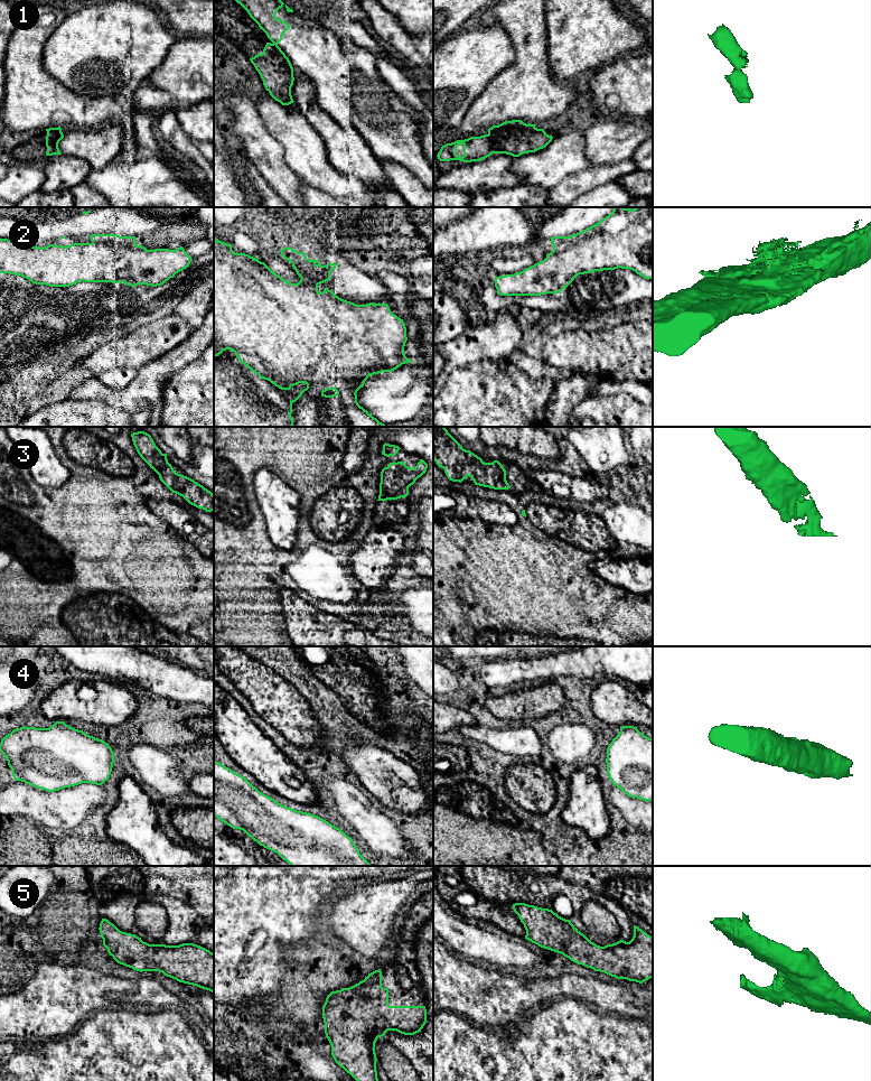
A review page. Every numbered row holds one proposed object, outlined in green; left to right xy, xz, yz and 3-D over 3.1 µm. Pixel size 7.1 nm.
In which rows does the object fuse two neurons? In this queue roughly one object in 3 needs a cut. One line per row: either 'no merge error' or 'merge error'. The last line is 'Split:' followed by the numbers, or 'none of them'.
1: merge error
2: no merge error
3: no merge error
4: no merge error
5: no merge error
Split: 1

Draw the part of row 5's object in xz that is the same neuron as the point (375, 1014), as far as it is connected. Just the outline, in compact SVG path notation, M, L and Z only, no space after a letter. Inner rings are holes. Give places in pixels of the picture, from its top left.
M375 970L358 984L331 991L322 1006L325 1034L335 1062L356 1081L378 1081L375 1043L387 1031L414 1035L427 1023L425 1006L390 1006L388 989L382 987L382 971Z

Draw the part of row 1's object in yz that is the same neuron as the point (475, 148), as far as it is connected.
M488 134L457 140L441 147L437 157L440 161L461 160L480 161L493 153Z

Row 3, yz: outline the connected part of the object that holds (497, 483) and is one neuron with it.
M433 427L433 460L452 482L461 483L470 476L475 485L494 490L511 488L506 470L498 460L484 463L480 457L463 449L444 427Z

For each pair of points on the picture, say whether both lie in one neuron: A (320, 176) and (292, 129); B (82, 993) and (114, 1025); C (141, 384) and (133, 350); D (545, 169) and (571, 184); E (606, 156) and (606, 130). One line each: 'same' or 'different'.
A: same
B: different
C: different
D: different
E: same

